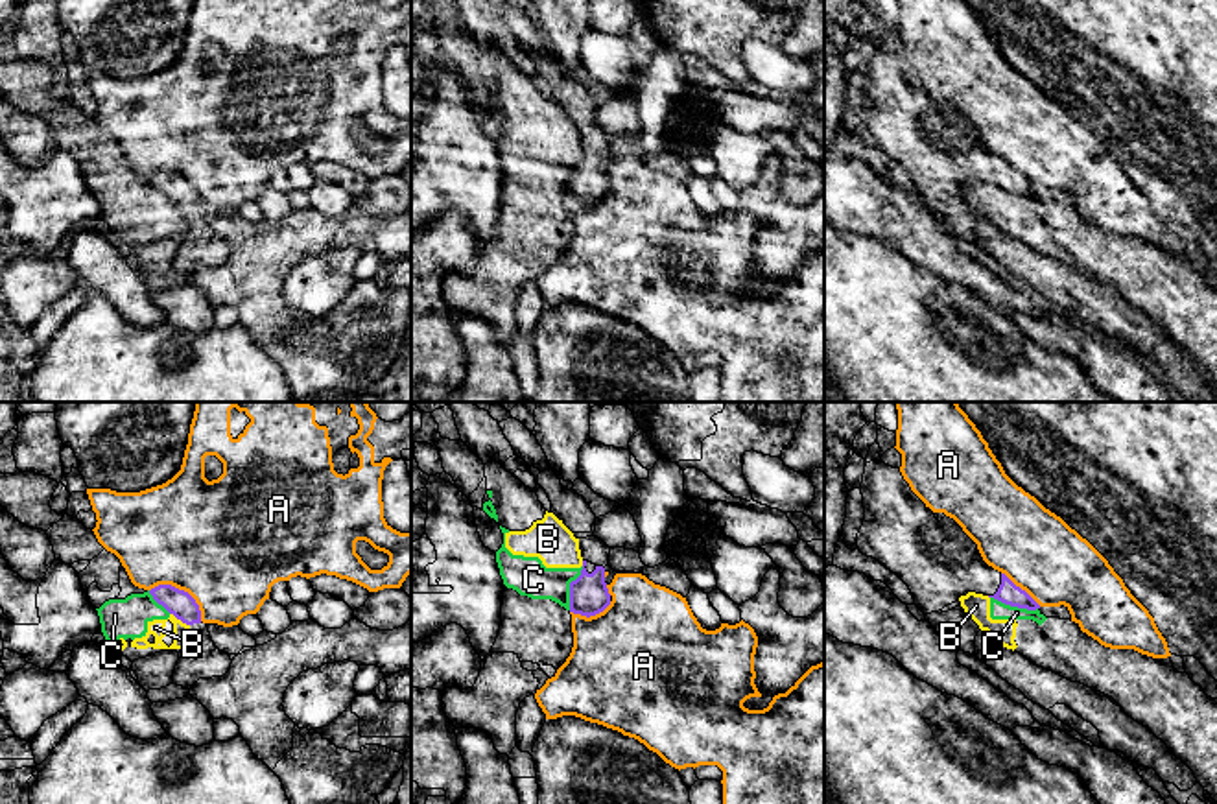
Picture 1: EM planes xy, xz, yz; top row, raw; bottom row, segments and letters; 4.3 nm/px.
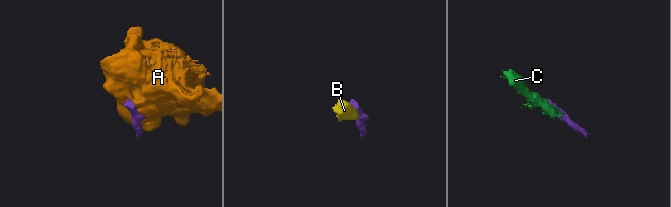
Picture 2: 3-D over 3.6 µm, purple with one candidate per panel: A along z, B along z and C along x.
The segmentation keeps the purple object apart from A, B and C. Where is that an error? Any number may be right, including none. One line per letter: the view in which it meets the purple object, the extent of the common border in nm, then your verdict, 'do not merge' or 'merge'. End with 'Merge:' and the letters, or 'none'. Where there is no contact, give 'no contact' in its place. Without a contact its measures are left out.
A: contact in xy; length 280 nm; do not merge
B: contact in xy; length 110 nm; do not merge
C: contact in yz; length 220 nm; do not merge
Merge: none

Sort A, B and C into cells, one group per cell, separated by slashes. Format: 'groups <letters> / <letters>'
groups A / B C

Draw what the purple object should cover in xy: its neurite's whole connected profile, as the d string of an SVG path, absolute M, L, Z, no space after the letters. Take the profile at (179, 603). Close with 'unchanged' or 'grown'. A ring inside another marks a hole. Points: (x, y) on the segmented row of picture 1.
M159 585L149 590L153 599L186 625L201 623L201 610L195 599L171 585Z; unchanged

